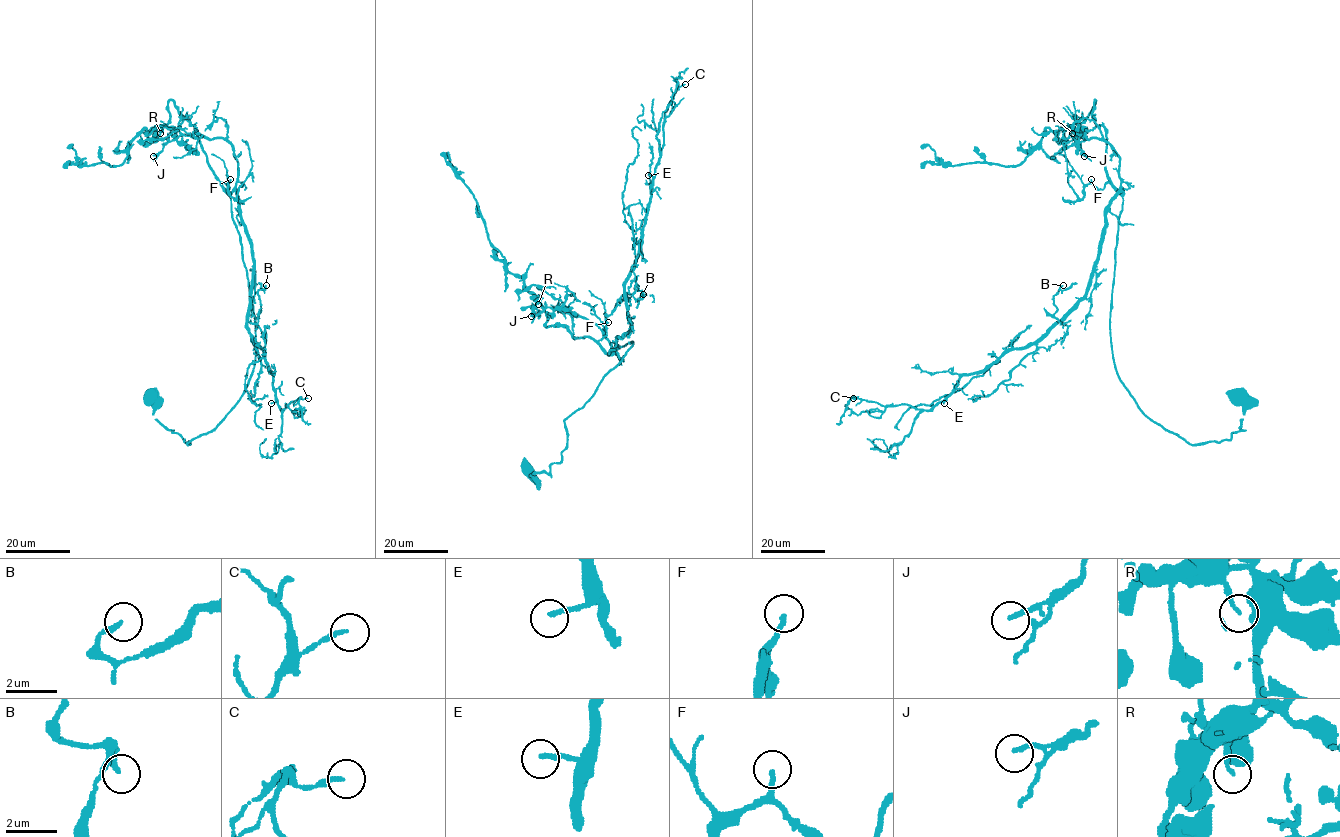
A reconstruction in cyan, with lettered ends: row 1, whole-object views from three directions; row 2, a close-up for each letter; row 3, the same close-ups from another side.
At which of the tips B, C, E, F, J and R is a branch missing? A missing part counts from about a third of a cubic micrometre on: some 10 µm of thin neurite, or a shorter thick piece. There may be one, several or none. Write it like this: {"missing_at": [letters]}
{"missing_at": ["E", "F"]}

